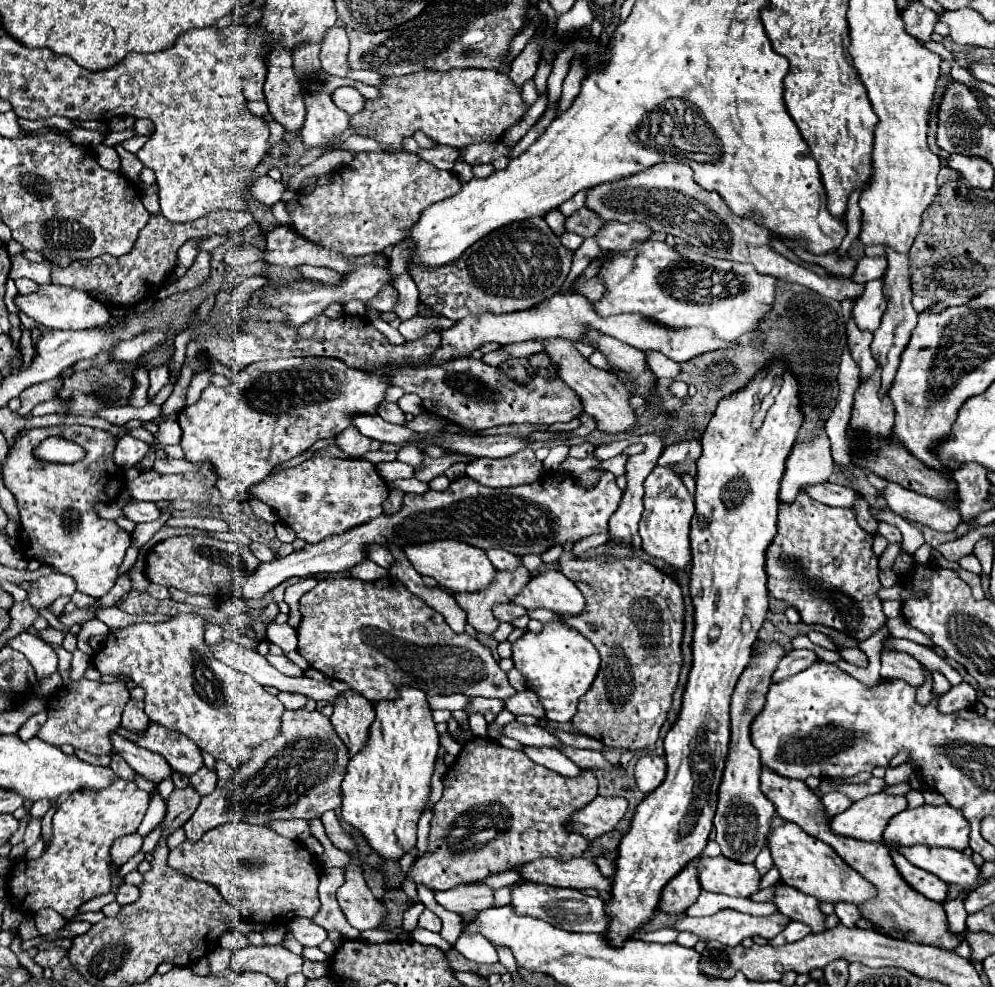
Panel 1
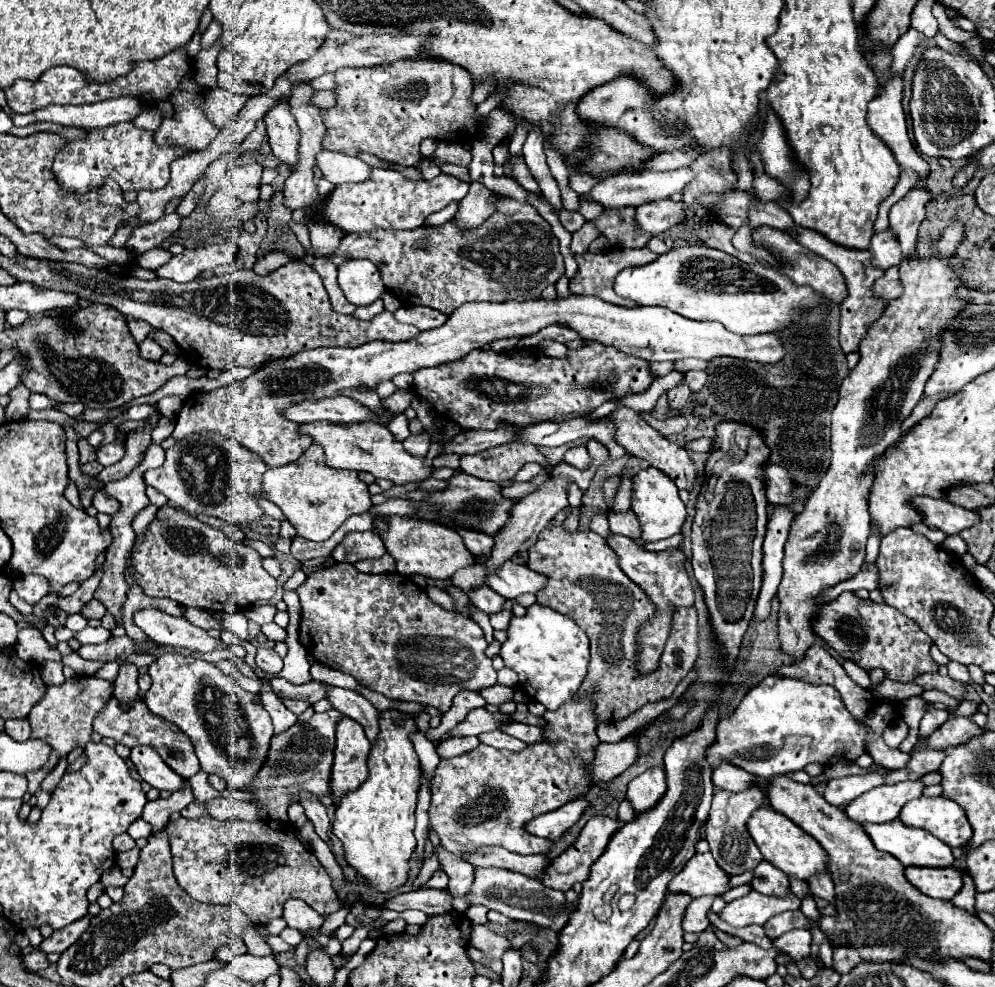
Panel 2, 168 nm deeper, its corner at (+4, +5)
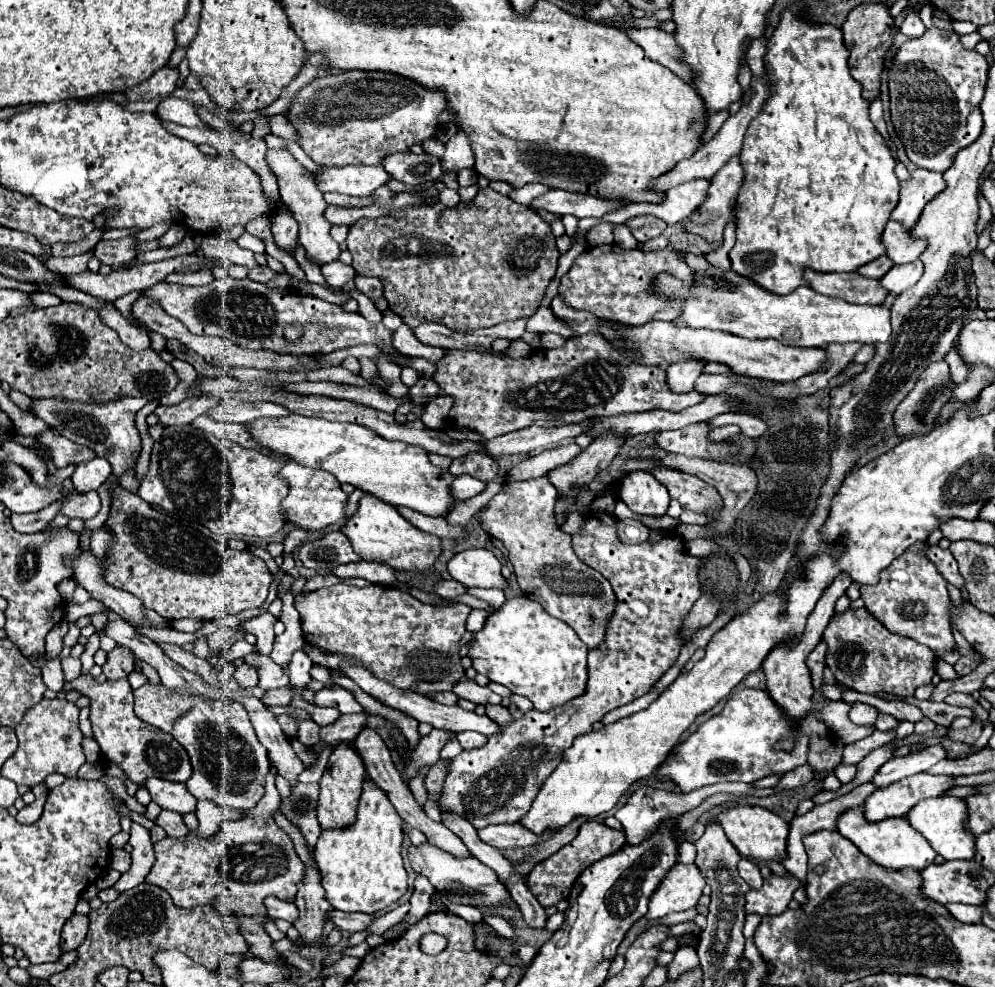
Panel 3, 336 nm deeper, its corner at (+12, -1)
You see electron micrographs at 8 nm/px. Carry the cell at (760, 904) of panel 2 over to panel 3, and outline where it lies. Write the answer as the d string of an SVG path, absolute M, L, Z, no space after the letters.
M772 874L768 880L764 880L760 890L750 890L746 894L746 912L756 912L760 916L782 914L788 908L788 902L792 900L792 892L798 886L800 880L792 878L792 874Z

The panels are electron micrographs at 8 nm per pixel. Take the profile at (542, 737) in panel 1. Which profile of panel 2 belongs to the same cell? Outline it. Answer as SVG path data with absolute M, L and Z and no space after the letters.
M476 708L472 710L466 720L462 724L458 724L450 736L478 736L482 732L492 732L492 730L500 730L500 720L504 720L504 724L512 722L512 716L502 714L502 712L488 712L486 708Z

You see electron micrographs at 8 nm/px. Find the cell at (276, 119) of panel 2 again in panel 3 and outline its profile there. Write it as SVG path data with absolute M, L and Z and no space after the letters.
M282 148L280 150L268 150L266 160L278 178L282 202L288 206L288 210L292 210L292 216L300 224L300 246L306 250L306 256L318 266L328 264L328 262L336 262L340 256L340 246L330 236L332 224L324 218L324 210L328 204L324 200L324 194L318 190L318 186L308 176L308 170L288 150L282 150Z

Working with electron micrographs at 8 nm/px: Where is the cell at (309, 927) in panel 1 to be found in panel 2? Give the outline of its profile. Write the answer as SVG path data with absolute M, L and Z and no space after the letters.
M288 900L284 904L282 918L288 922L288 928L294 928L302 934L318 930L324 922L324 916L320 916L314 908L310 908L304 900Z

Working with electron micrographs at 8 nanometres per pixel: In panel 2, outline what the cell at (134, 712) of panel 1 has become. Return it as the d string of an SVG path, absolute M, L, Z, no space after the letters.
M122 664L118 678L116 678L116 688L114 688L114 698L118 700L120 706L130 706L138 698L138 668L134 664Z

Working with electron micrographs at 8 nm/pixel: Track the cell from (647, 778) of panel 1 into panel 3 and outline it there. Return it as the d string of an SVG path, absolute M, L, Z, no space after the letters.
M714 784L714 786L706 786L700 790L692 790L690 794L682 794L682 792L666 792L666 790L654 790L650 786L640 786L626 802L624 808L620 808L614 816L620 820L622 824L622 832L626 834L626 842L628 844L640 844L644 838L648 838L648 834L652 834L652 830L656 830L656 826L660 826L660 822L664 822L664 818L678 818L680 814L700 806L700 802L716 792L736 792L736 794L744 794L748 790L754 790L750 784Z

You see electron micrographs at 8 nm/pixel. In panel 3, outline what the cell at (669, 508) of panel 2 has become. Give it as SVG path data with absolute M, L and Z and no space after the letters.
M630 472L620 480L620 498L638 516L664 516L670 494L650 472Z

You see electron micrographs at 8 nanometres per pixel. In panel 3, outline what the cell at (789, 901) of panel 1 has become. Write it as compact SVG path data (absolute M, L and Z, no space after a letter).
M740 860L738 862L738 874L740 878L754 890L758 890L762 886L762 876L760 876L760 868L756 864L752 864L750 860Z

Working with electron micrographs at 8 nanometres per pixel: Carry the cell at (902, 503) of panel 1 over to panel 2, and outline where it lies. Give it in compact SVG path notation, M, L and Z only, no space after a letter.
M918 496L916 500L912 500L912 508L920 508L926 526L938 528L946 534L958 534L960 530L970 528L978 522L976 512L960 508L948 500L936 500L930 496Z

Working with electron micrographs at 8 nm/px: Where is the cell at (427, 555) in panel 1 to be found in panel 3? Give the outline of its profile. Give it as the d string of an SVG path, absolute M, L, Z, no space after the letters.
M370 494L360 498L356 514L352 518L346 518L340 532L348 536L354 552L362 560L382 562L398 570L426 570L440 556L440 538L414 528L408 520L404 520L398 514L396 506L380 502L378 498L372 498Z

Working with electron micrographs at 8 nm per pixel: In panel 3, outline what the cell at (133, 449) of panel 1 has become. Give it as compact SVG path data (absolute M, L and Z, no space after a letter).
M94 458L90 462L84 462L84 464L78 464L74 474L70 476L72 480L72 486L78 490L78 492L90 492L90 490L96 490L112 472L110 472L110 464L108 460L104 458Z

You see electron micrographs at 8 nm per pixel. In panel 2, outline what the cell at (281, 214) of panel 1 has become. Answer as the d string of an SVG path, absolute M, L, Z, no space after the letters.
M291 221L290 228L292 228L292 232L296 234L296 238L302 245L304 252L306 254L309 254L308 250L311 247L311 242L310 242L309 230L307 225Z

